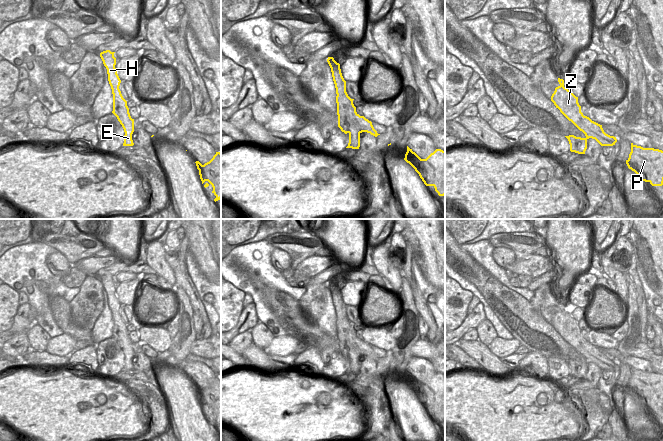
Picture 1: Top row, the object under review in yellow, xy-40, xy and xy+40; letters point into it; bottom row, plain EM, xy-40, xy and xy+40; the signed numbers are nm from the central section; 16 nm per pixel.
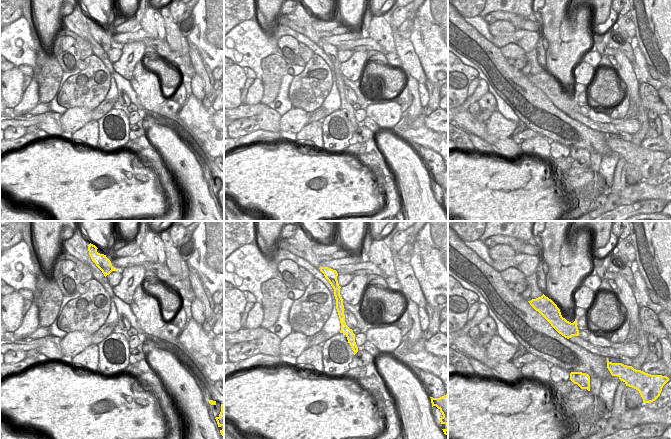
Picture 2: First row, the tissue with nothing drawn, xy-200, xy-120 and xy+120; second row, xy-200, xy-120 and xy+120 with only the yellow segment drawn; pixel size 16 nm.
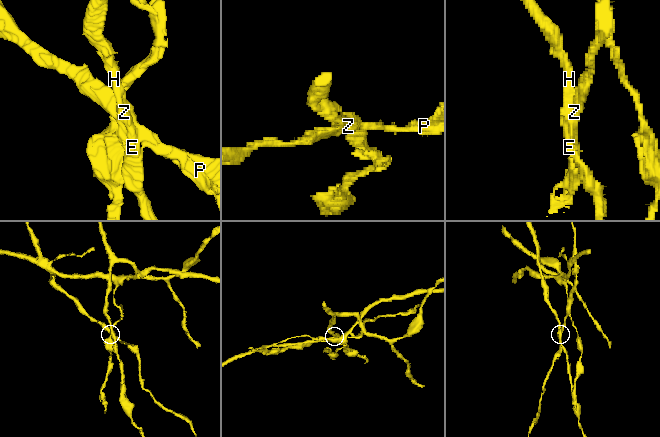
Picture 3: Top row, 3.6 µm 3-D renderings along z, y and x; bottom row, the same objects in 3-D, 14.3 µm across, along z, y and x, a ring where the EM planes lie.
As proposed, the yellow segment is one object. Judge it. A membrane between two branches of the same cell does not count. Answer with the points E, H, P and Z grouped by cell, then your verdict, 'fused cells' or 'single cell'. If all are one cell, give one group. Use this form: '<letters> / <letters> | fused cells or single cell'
E H / P Z | fused cells

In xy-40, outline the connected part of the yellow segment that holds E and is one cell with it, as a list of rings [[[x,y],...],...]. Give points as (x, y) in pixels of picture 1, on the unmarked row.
[[[106,274],[100,277],[100,281],[103,285],[104,290],[107,293],[108,305],[112,313],[112,337],[117,341],[125,356],[123,370],[133,370],[134,367],[132,364],[132,358],[134,356],[134,349],[132,348],[132,343],[129,337],[129,332],[127,330],[127,325],[123,322],[119,313],[121,304],[115,292],[116,282],[114,281],[114,277],[115,276]]]

